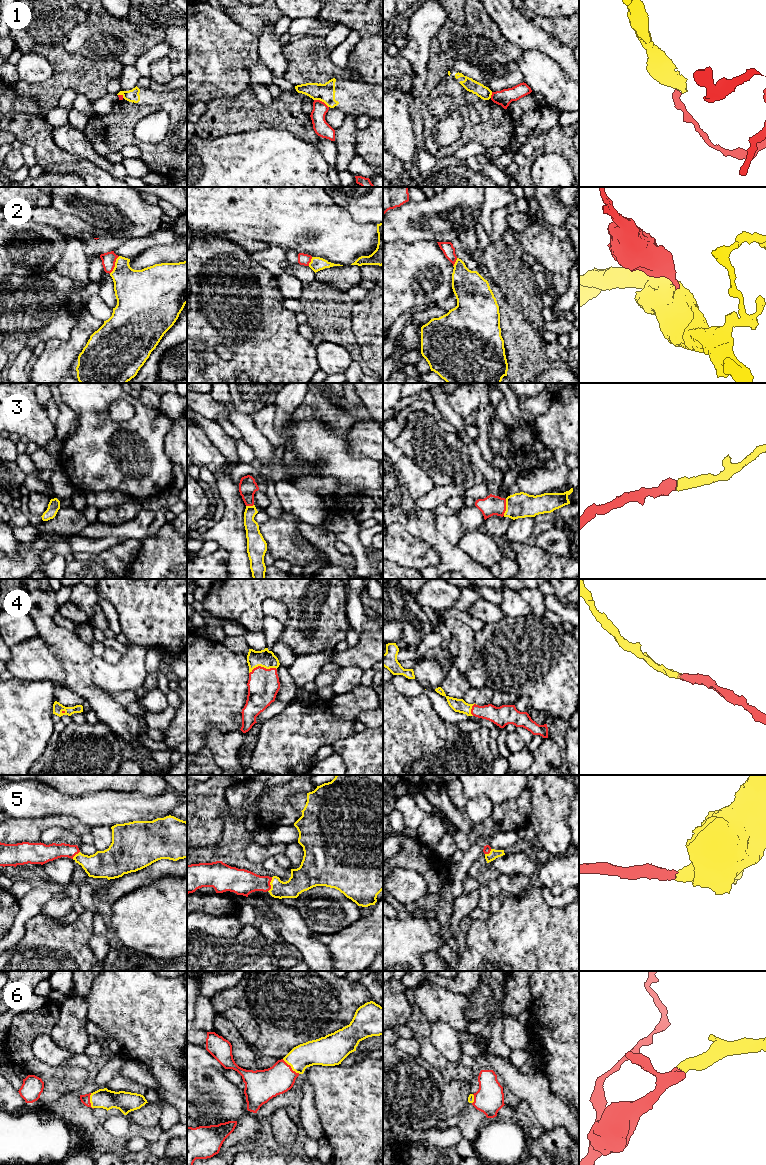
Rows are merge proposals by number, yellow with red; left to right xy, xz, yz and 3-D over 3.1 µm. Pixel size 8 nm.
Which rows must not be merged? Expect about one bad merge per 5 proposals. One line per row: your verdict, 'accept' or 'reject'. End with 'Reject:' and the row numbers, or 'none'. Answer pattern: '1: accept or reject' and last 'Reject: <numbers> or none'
1: reject
2: accept
3: accept
4: accept
5: accept
6: accept
Reject: 1

